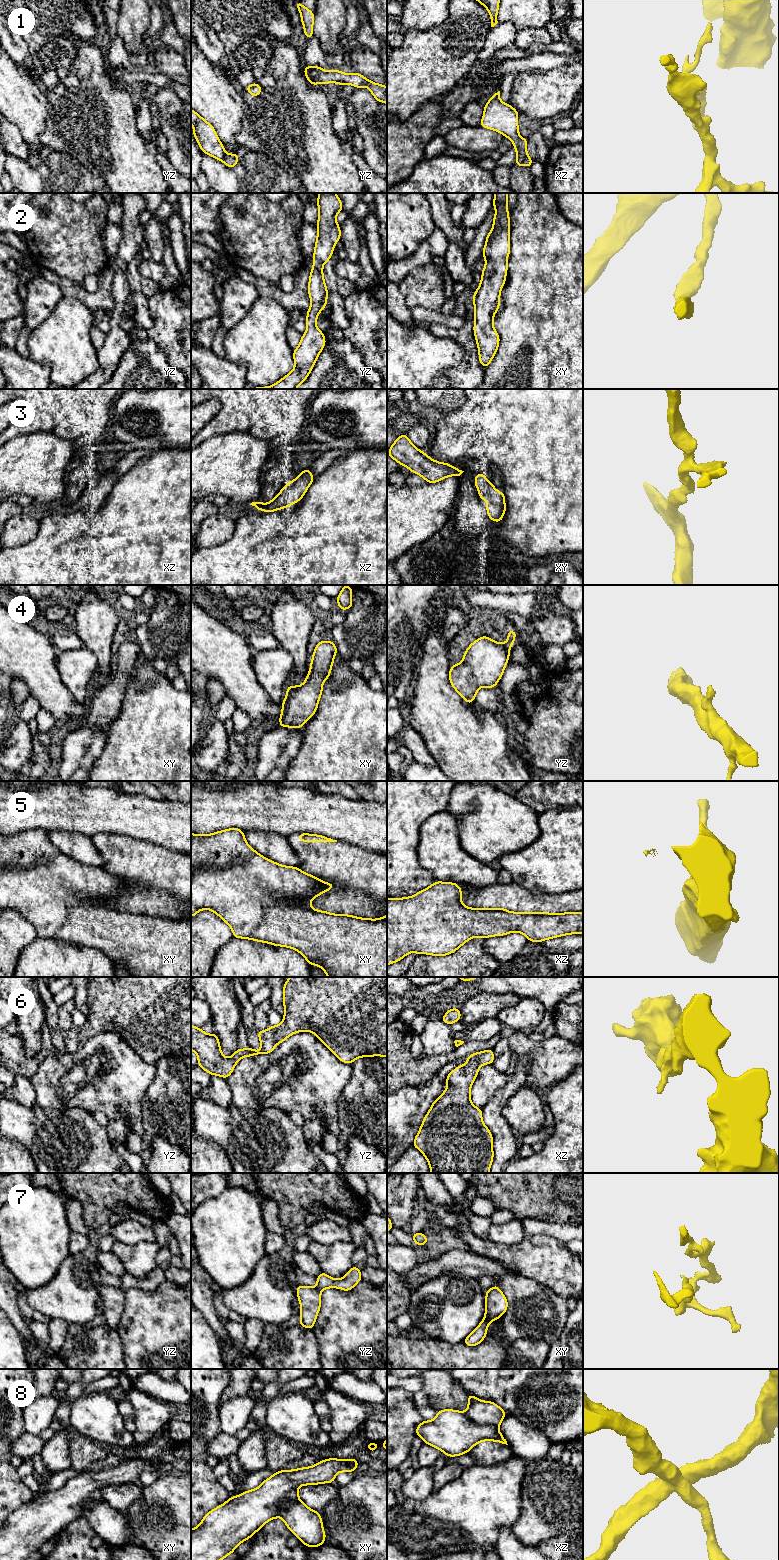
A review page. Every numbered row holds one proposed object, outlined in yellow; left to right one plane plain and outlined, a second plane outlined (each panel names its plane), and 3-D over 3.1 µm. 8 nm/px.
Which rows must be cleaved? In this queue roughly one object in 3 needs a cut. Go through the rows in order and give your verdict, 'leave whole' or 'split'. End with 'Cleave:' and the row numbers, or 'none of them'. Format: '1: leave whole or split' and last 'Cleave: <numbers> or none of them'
1: leave whole
2: leave whole
3: leave whole
4: leave whole
5: split
6: leave whole
7: split
8: split
Cleave: 5, 7, 8

